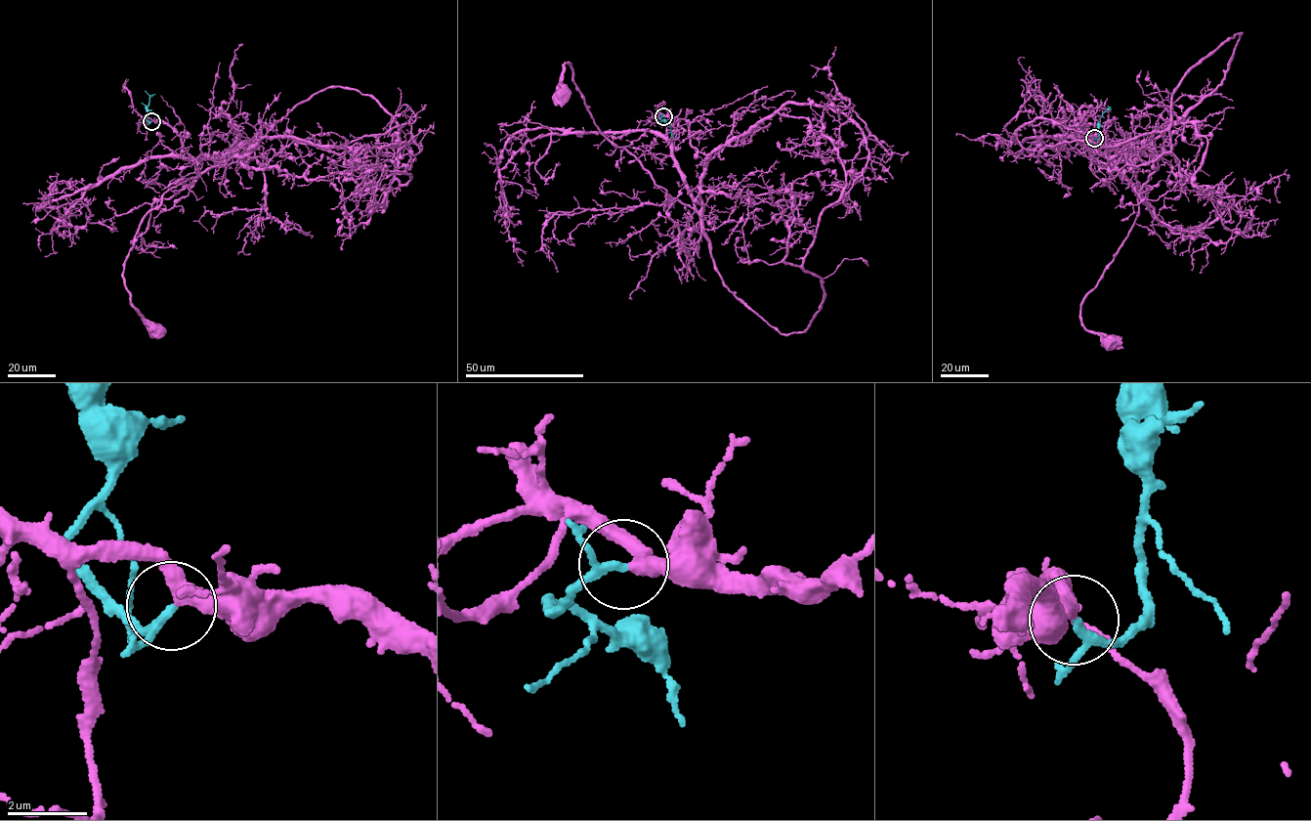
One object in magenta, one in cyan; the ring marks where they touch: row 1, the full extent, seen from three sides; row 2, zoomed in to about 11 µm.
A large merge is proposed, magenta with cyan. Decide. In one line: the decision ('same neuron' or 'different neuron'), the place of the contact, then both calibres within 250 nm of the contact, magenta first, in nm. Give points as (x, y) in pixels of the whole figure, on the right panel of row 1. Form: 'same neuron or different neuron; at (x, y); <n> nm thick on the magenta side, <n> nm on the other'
same neuron; at (1094, 138); 360 nm thick on the magenta side, 170 nm on the other

